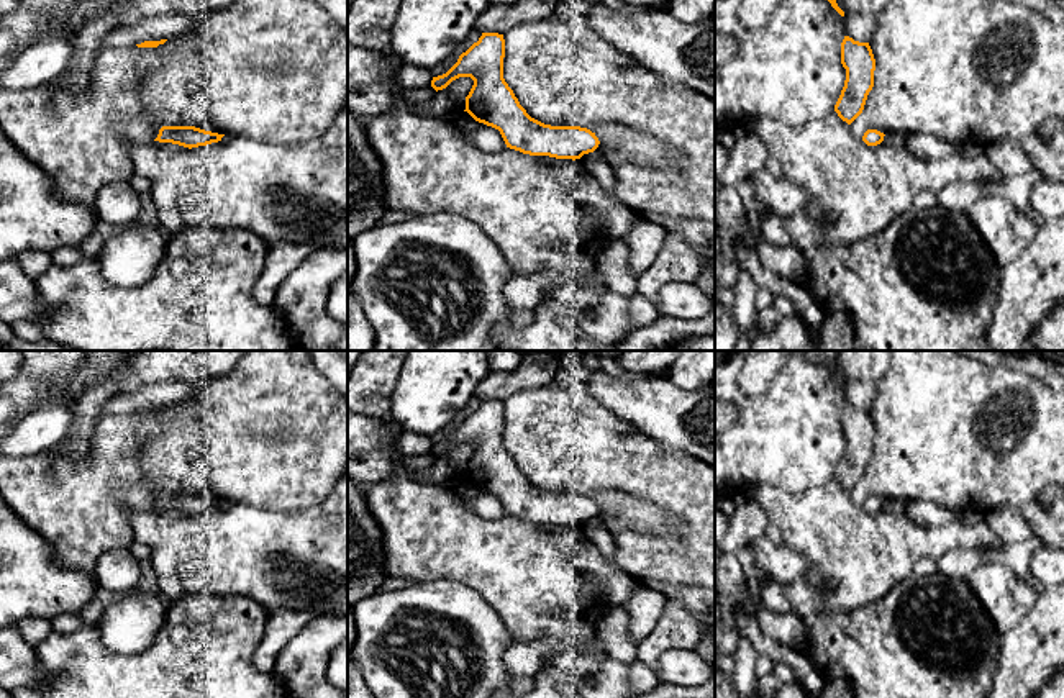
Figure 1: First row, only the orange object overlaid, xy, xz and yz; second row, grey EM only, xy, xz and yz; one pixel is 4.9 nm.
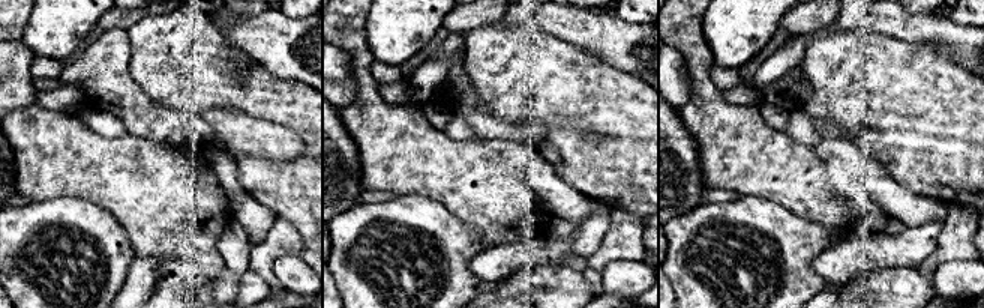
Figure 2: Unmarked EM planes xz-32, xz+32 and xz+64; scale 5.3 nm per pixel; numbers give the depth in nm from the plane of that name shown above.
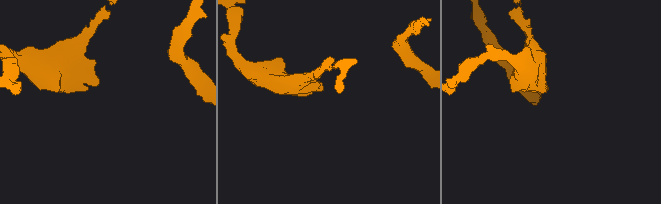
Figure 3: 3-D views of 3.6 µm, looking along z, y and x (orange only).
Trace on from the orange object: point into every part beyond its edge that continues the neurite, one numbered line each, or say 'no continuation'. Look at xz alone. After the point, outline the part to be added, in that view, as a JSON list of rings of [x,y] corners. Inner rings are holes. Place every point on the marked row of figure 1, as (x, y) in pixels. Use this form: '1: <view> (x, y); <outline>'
no continuation

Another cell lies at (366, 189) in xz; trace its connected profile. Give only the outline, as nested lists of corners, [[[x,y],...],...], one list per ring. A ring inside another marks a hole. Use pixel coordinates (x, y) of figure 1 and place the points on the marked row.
[[[348,110],[348,238],[377,226],[387,211],[380,157],[372,149],[366,126]]]

